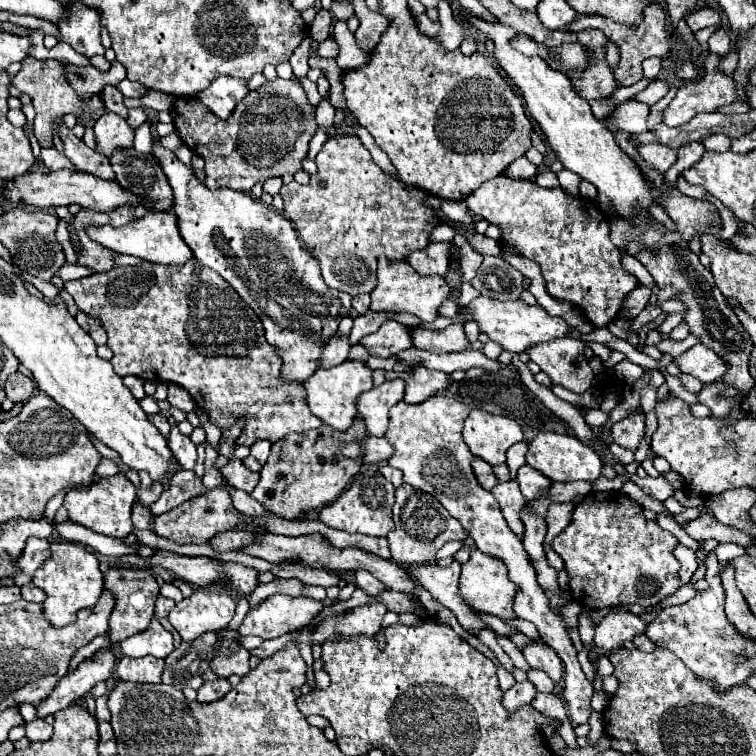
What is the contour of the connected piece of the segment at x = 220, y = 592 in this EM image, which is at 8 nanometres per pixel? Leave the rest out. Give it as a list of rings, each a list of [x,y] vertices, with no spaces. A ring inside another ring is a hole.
[[[214,582],[214,586],[206,586],[206,590],[194,588],[192,596],[184,598],[180,604],[174,606],[168,620],[176,628],[182,640],[194,640],[208,630],[226,628],[228,622],[234,618],[234,610],[236,610],[236,602],[230,592],[230,586],[222,586],[222,582]]]

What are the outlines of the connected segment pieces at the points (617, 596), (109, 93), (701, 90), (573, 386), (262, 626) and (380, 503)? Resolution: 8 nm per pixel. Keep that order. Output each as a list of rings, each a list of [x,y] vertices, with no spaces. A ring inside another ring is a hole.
[[[590,492],[576,504],[570,524],[554,538],[552,548],[564,560],[564,568],[570,576],[568,586],[574,600],[590,610],[600,610],[616,604],[634,604],[634,602],[648,608],[672,596],[682,586],[678,580],[680,566],[672,554],[676,544],[678,544],[676,536],[662,530],[654,520],[646,520],[642,506],[624,492]],[[642,582],[650,584],[650,592],[640,590]]]
[[[106,84],[106,86],[102,88],[102,94],[100,94],[100,96],[102,96],[102,100],[104,100],[106,110],[112,110],[112,112],[120,114],[122,118],[128,116],[128,110],[126,110],[126,106],[124,106],[124,96],[120,96],[120,94],[116,92],[116,86]]]
[[[708,54],[704,68],[706,76],[698,82],[682,86],[670,106],[664,110],[666,126],[680,126],[700,112],[716,112],[718,108],[730,106],[738,100],[734,78],[718,74],[716,54]]]
[[[556,338],[546,344],[536,344],[528,350],[530,360],[534,360],[542,372],[546,372],[552,384],[560,384],[576,394],[586,392],[592,386],[594,372],[584,356],[584,340],[576,338]]]
[[[274,594],[262,602],[262,606],[254,606],[248,610],[244,622],[238,628],[240,636],[260,636],[264,640],[278,638],[286,632],[298,630],[322,610],[322,604],[312,598],[292,598]]]
[[[368,468],[354,478],[350,488],[344,490],[336,502],[320,510],[320,520],[336,530],[358,532],[368,536],[386,536],[390,530],[394,530],[392,506],[394,506],[394,486],[376,468]]]

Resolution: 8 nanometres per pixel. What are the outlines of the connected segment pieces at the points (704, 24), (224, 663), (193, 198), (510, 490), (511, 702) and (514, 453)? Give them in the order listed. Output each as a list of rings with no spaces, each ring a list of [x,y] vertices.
[[[702,8],[702,10],[696,10],[690,16],[686,16],[686,24],[688,24],[688,28],[692,32],[698,32],[698,30],[708,28],[708,26],[720,26],[722,18],[720,18],[720,14],[716,10]]]
[[[222,640],[220,652],[210,662],[210,668],[222,678],[228,678],[230,674],[246,676],[250,670],[248,660],[250,660],[250,652],[238,640]]]
[[[154,142],[152,152],[174,190],[178,228],[196,260],[216,270],[258,314],[266,330],[266,340],[282,350],[284,380],[304,382],[310,378],[324,342],[336,332],[338,320],[348,316],[352,296],[326,286],[318,260],[302,248],[292,224],[282,214],[270,210],[248,192],[230,188],[208,190],[160,142]]]
[[[516,480],[500,482],[498,486],[494,486],[492,494],[494,494],[494,498],[498,500],[498,504],[500,504],[500,508],[502,508],[508,526],[510,526],[518,536],[523,536],[524,525],[520,518],[520,510],[522,510],[522,506],[526,504],[526,498],[520,494],[518,482],[516,482]]]
[[[530,680],[516,682],[510,690],[504,692],[502,702],[504,702],[504,706],[506,706],[508,710],[516,710],[518,706],[532,702],[534,696],[536,696],[536,692],[538,692],[538,690],[536,690],[536,686],[534,686]]]
[[[522,440],[522,442],[516,442],[508,454],[506,454],[506,464],[510,466],[510,476],[516,478],[516,470],[518,466],[524,466],[526,464],[526,450],[528,450],[528,444]]]

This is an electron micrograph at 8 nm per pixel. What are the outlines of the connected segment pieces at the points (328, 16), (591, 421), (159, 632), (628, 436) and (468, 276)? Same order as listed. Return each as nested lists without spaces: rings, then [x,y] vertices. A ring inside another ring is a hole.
[[[322,8],[310,26],[310,34],[314,36],[316,42],[322,42],[330,36],[330,26],[332,26],[332,12]]]
[[[596,408],[596,410],[588,410],[588,412],[586,412],[586,424],[588,424],[590,428],[604,426],[604,422],[608,420],[608,416],[610,416],[610,414],[606,414],[606,412],[600,410],[600,408]]]
[[[152,620],[144,632],[126,638],[120,644],[120,648],[124,654],[132,658],[140,658],[148,654],[156,658],[166,658],[174,650],[174,636],[158,620]]]
[[[636,412],[636,414],[630,414],[630,416],[622,418],[620,422],[616,422],[612,426],[614,442],[620,444],[622,448],[636,452],[642,436],[644,436],[644,418],[646,418],[644,412]]]
[[[456,234],[454,240],[452,240],[456,246],[458,246],[458,260],[460,260],[460,266],[462,266],[462,272],[464,272],[464,280],[472,280],[476,276],[476,270],[478,266],[482,264],[482,256],[466,242],[466,238],[462,234]]]

